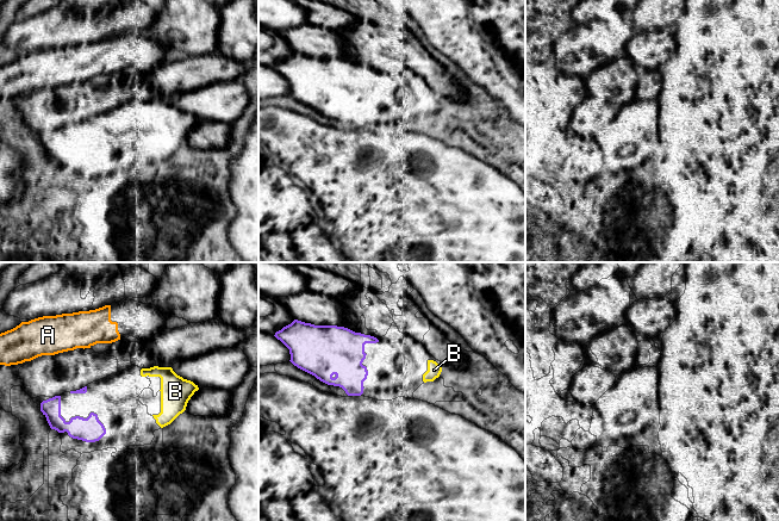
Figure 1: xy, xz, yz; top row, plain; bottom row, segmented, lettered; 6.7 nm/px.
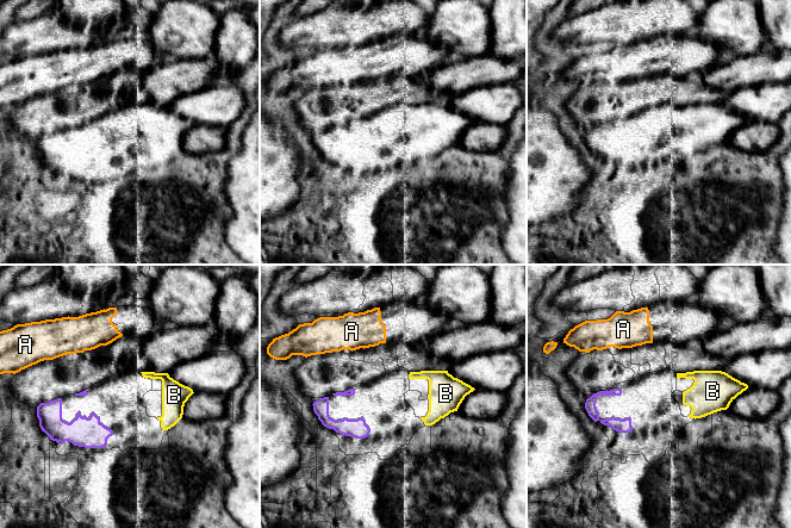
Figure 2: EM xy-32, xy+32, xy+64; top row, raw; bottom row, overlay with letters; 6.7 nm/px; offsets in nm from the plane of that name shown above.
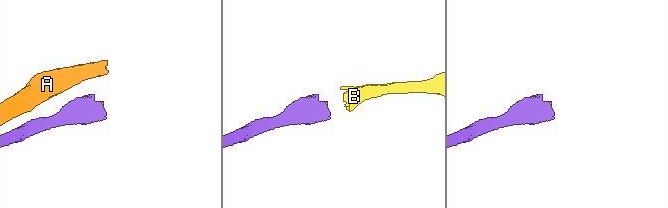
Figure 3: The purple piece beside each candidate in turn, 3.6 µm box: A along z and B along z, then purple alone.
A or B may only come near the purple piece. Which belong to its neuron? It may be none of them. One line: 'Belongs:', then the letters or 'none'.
Belongs: B

